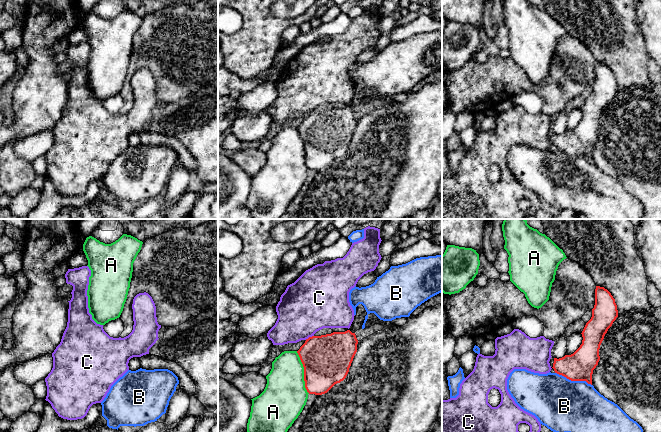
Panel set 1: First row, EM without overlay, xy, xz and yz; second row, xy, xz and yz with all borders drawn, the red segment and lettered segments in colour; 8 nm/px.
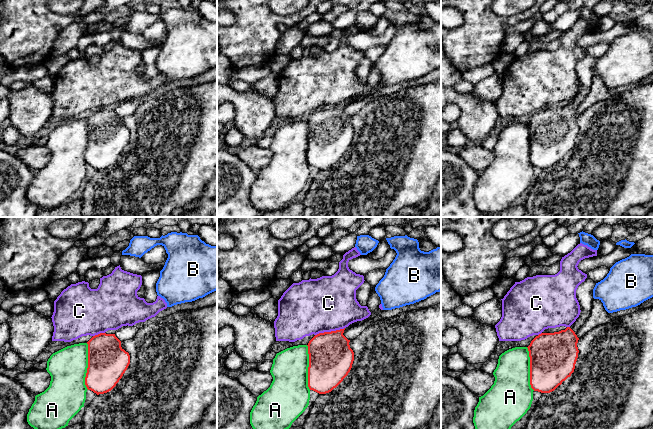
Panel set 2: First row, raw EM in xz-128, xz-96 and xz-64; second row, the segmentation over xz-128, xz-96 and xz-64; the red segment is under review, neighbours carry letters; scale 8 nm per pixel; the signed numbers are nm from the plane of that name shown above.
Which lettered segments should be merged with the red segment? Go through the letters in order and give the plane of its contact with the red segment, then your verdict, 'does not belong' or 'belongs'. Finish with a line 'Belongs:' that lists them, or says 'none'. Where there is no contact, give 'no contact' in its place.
A: meets red in xz; does not belong
B: meets red in yz; does not belong
C: meets red in xz; does not belong
Belongs: none

